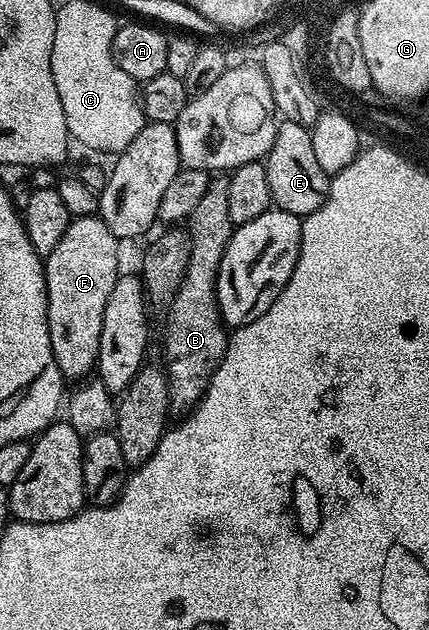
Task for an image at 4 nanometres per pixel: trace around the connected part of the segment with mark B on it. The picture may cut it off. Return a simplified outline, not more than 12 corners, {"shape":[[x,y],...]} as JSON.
{"shape":[[228,179],[186,220],[188,264],[166,308],[173,412],[200,401],[228,348],[216,278],[234,226]]}

